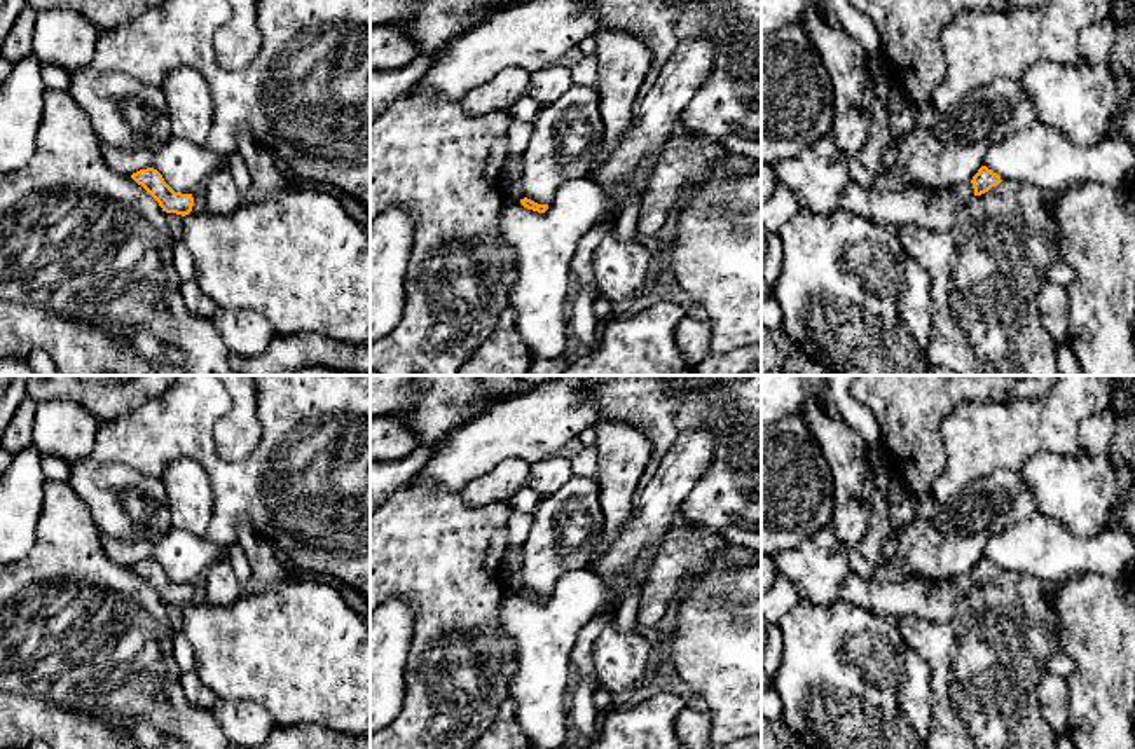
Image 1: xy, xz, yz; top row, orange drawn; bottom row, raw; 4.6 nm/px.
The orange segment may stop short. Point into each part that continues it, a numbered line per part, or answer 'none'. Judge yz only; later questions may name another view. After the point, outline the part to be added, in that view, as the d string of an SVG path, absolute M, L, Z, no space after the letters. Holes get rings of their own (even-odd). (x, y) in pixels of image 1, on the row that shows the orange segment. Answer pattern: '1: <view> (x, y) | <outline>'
1: yz (938, 210) | M849 182L840 194L838 208L857 213L878 225L901 227L915 223L931 230L948 230L959 211L974 196L971 182L953 189L929 190L922 187L901 187L898 190L878 192Z

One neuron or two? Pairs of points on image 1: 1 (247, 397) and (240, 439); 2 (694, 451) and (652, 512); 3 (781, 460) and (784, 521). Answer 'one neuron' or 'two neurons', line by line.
1: one neuron
2: one neuron
3: one neuron

